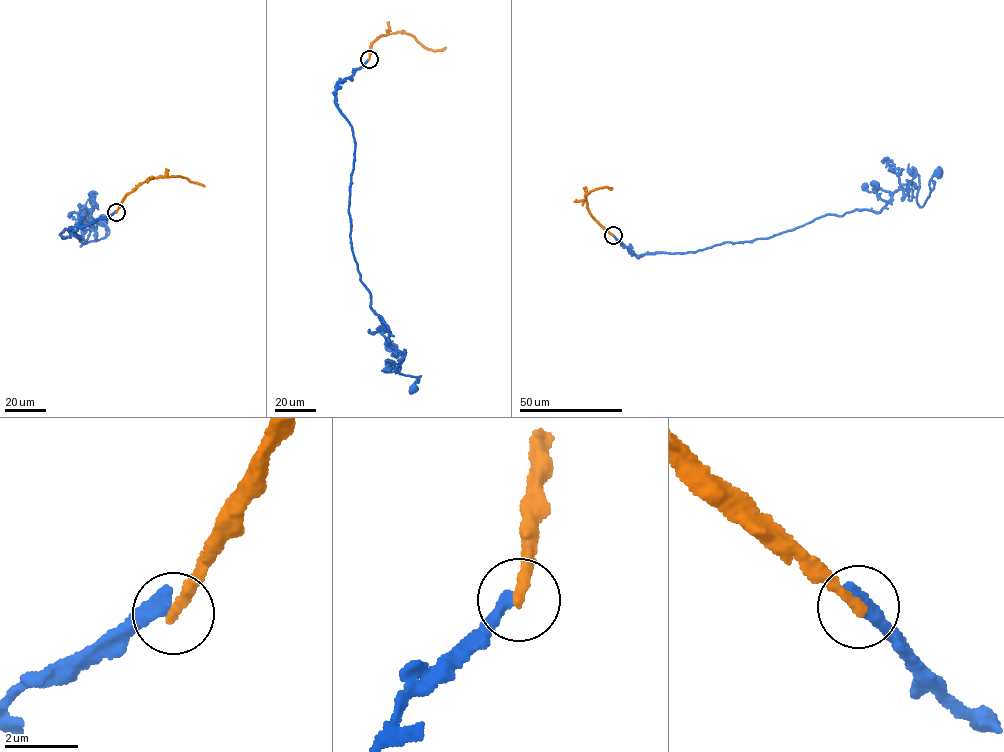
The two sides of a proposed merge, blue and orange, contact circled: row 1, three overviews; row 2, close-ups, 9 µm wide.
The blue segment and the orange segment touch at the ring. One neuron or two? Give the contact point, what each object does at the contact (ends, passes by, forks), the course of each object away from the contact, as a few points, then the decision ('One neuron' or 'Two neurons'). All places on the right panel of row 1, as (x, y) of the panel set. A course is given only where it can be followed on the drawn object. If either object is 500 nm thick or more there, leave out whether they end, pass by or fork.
Place: (613, 235). At the ring blue ends. At the ring orange ends. Course of blue: (613, 235), (638, 256), (768, 238), (828, 214), (878, 212), (917, 175), (916, 200), (922, 207), (938, 172). Course of orange: (613, 235), (597, 223), (588, 209), (585, 196), (597, 188), (606, 186), (612, 188), (610, 190). Two neurons

